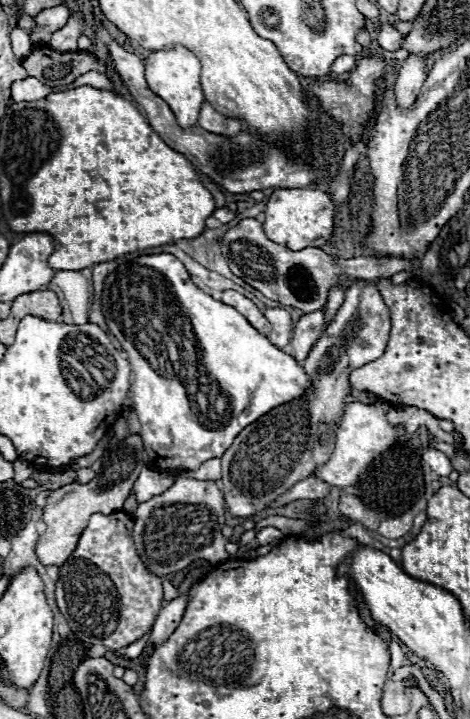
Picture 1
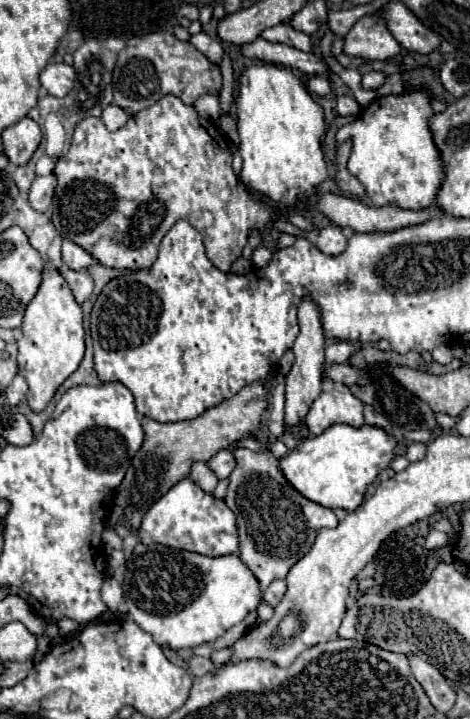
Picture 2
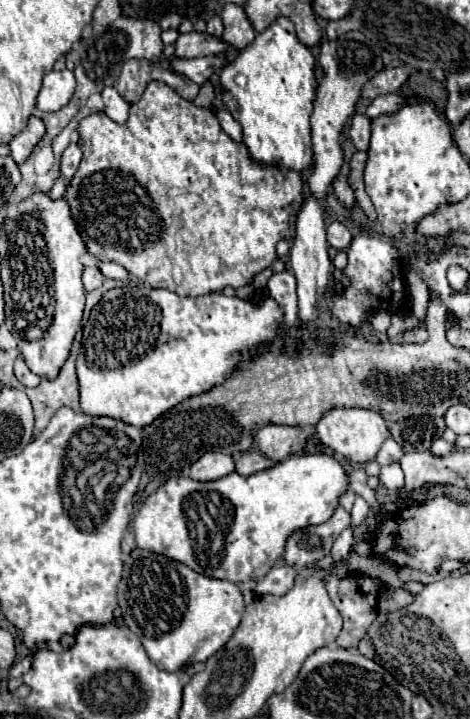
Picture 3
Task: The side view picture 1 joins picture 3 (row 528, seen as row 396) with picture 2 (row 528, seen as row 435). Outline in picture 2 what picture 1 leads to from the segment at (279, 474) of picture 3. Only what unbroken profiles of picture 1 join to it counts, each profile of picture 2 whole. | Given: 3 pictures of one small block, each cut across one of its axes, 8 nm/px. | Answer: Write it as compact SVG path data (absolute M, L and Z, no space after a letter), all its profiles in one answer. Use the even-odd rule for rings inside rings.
M190 478L174 484L142 518L142 526L138 530L140 540L144 544L164 544L178 550L196 552L210 558L238 554L238 526L236 516L226 506L224 500L218 500L214 494L200 490Z

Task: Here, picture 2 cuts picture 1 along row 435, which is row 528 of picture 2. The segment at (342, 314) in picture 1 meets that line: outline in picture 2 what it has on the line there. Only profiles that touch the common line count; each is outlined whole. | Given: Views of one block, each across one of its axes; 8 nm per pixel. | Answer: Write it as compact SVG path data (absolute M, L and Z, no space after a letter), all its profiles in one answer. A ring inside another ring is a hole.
M234 448L236 470L230 474L226 506L236 514L240 530L240 560L252 570L260 584L270 584L276 578L286 578L288 570L302 556L302 538L306 536L306 552L314 544L320 528L336 528L338 518L330 508L308 502L280 474L278 458L270 452L252 452Z

